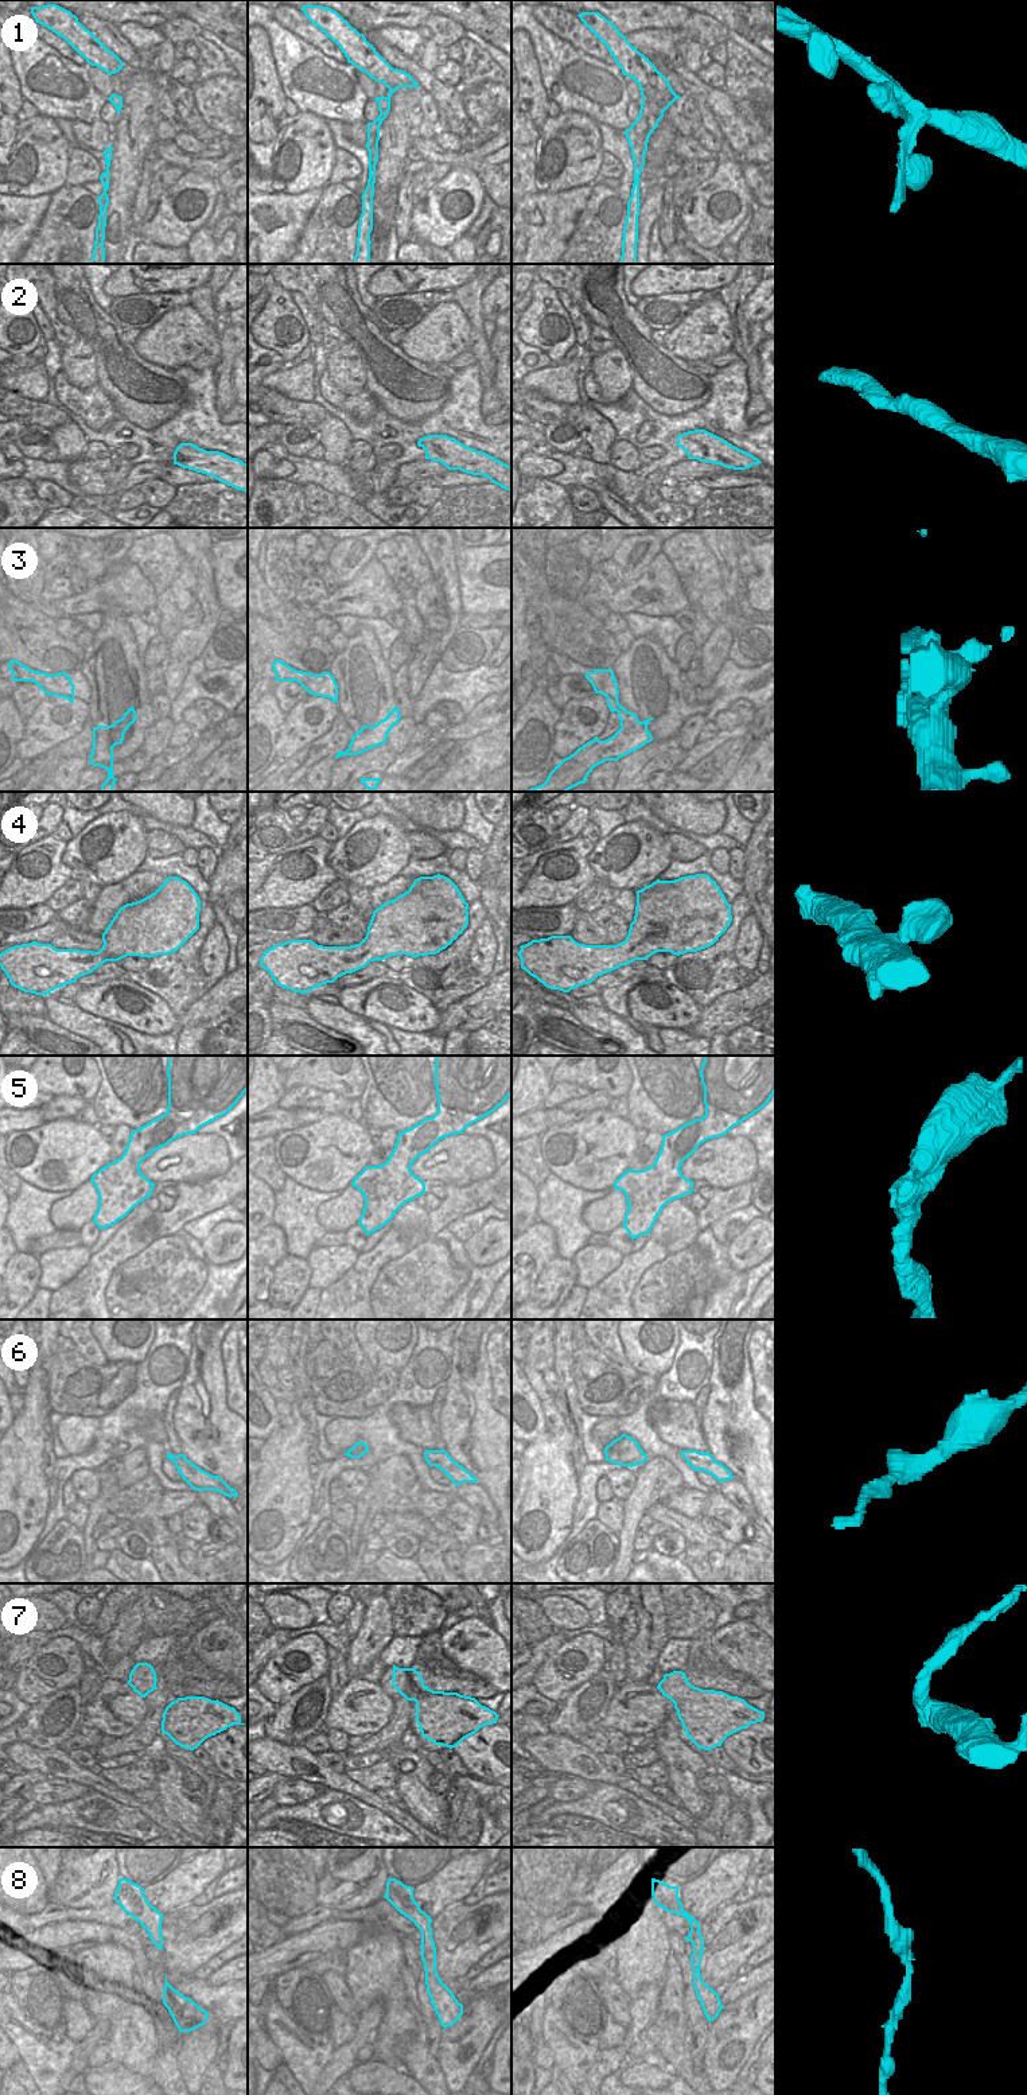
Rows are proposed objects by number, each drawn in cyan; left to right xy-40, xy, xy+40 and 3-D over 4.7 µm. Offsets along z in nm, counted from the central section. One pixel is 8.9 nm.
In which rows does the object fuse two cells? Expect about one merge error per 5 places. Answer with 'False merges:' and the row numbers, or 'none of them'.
False merges: 7

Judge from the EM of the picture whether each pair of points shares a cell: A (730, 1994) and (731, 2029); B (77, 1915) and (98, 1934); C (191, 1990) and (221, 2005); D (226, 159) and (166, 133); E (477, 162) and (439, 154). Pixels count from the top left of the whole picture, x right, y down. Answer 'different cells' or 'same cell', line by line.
A: different cells
B: different cells
C: same cell
D: different cells
E: same cell

